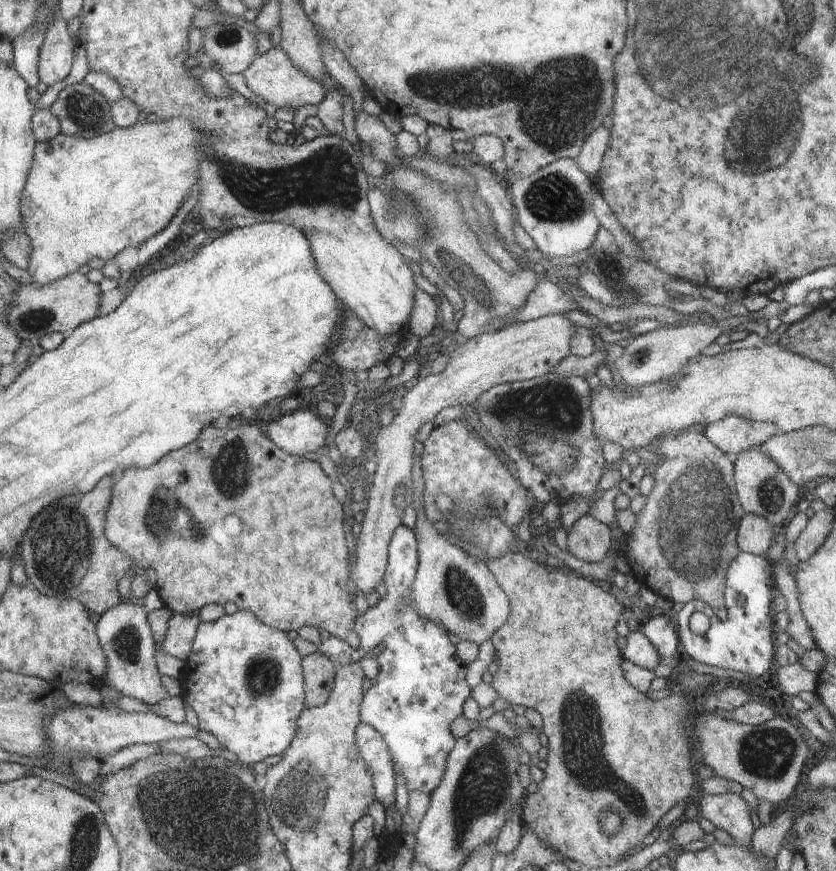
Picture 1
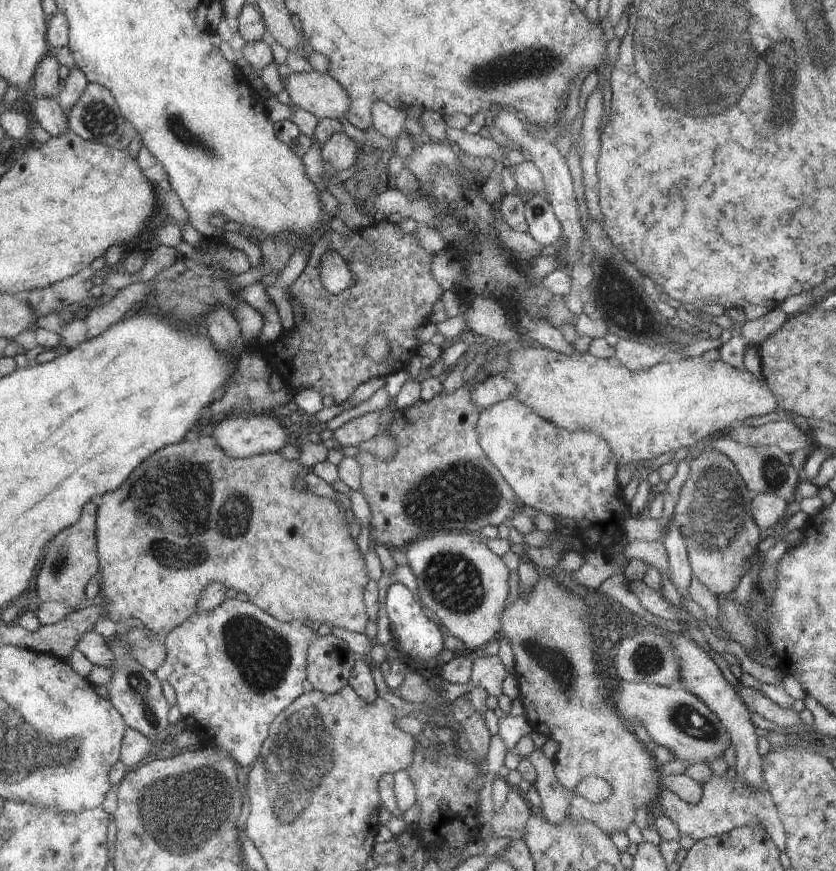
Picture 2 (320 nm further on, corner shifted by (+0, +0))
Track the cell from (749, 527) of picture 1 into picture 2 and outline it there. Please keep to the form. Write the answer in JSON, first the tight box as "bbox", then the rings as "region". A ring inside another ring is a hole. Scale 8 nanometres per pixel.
{"bbox":[751,492,788,531],"region":[[[765,492],[754,494],[751,502],[751,515],[761,531],[776,526],[778,520],[785,516],[788,503],[776,494]]]}

